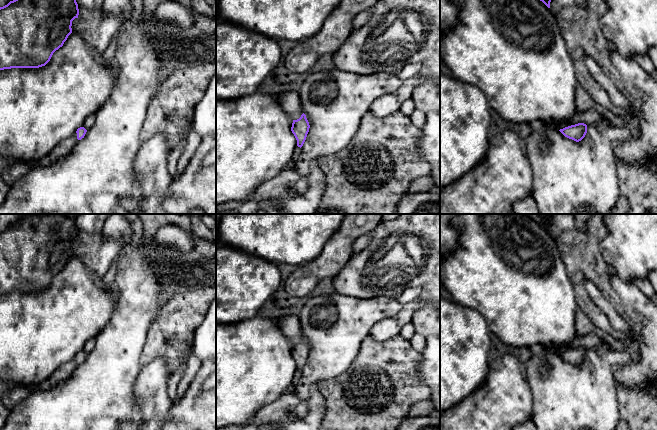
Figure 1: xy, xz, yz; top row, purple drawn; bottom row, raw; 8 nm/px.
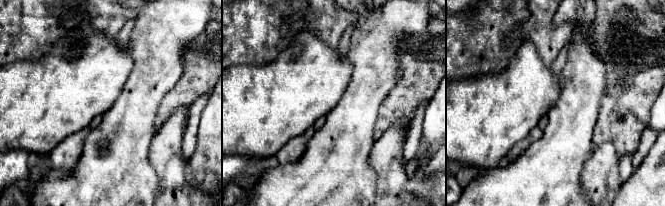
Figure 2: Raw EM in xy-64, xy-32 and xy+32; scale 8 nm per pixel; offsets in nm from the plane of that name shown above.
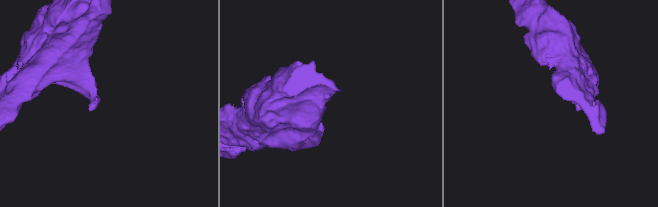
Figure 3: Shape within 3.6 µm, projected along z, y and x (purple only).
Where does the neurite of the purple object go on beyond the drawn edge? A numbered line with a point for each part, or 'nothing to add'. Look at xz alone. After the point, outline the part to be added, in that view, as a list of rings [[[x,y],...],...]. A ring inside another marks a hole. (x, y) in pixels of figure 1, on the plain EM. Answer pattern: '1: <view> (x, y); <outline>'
1: xz (290, 326); [[[285,315],[279,318],[279,328],[282,334],[290,339],[293,344],[297,344],[303,338],[303,330],[297,315]]]

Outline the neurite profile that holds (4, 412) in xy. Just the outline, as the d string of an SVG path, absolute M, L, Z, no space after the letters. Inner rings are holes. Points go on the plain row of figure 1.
M0 401L0 428L2 428L6 424L6 422L10 416L10 413L11 413L11 411L8 410L3 405L3 403Z

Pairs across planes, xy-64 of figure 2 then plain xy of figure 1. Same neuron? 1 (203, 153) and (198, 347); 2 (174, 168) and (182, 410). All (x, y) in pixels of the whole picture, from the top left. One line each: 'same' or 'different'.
1: same
2: different

